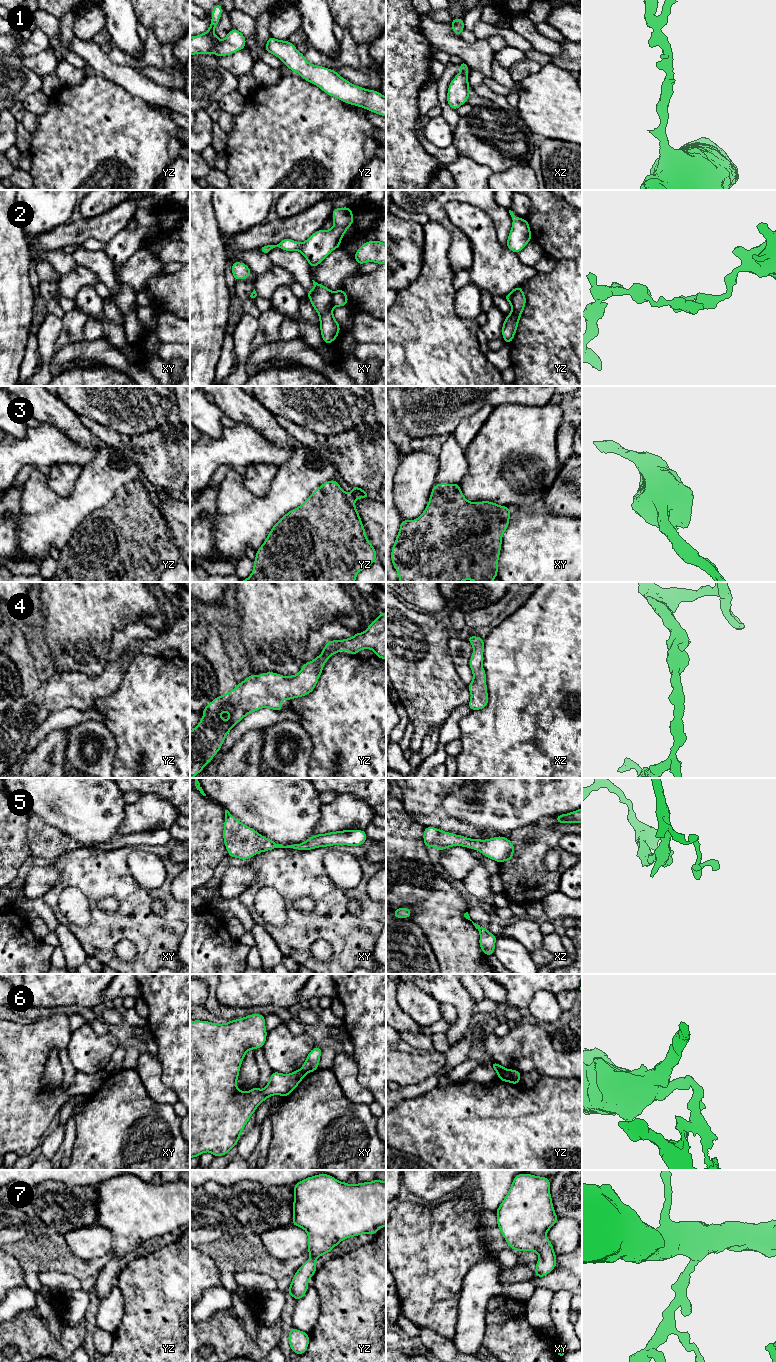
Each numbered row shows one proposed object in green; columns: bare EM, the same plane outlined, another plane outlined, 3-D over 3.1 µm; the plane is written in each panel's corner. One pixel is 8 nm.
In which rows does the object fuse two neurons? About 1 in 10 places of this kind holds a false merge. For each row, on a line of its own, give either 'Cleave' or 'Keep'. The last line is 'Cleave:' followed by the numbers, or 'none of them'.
1: Keep
2: Cleave
3: Keep
4: Keep
5: Keep
6: Cleave
7: Keep
Cleave: 2, 6

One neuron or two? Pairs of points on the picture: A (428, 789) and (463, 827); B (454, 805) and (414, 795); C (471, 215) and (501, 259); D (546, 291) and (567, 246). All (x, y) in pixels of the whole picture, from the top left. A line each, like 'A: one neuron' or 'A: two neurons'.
A: one neuron
B: two neurons
C: one neuron
D: two neurons

